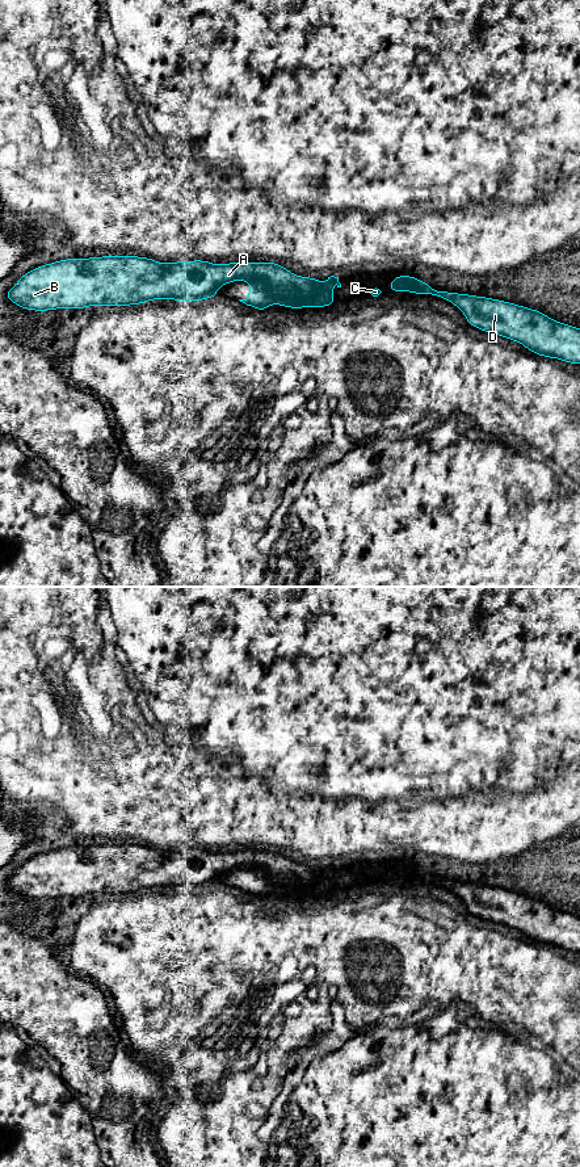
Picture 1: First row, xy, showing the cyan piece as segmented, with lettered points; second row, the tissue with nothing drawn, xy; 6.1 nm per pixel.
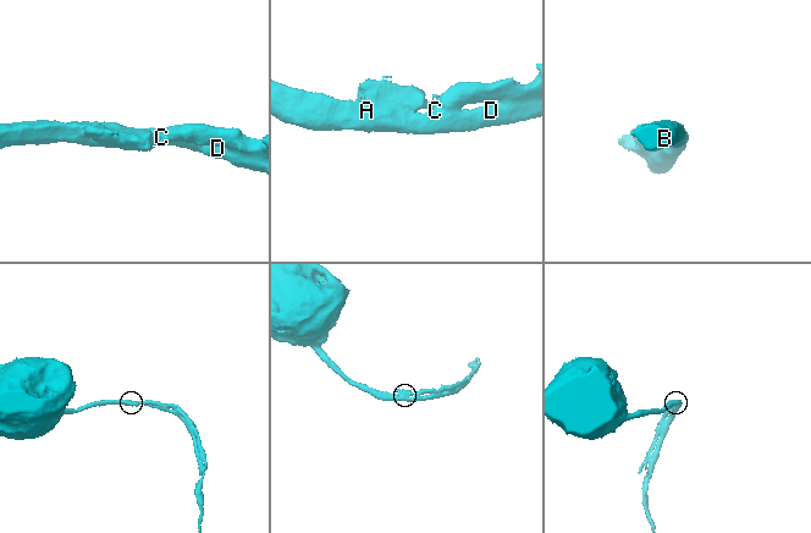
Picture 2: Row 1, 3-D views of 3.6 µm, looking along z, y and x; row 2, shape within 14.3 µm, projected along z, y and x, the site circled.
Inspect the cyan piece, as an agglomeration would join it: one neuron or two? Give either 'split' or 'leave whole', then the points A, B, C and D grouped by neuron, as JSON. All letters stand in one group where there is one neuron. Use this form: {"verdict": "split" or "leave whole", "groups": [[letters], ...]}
{"verdict": "split", "groups": [["A", "B", "D"], ["C"]]}

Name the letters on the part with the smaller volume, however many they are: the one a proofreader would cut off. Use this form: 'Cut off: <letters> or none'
Cut off: C

